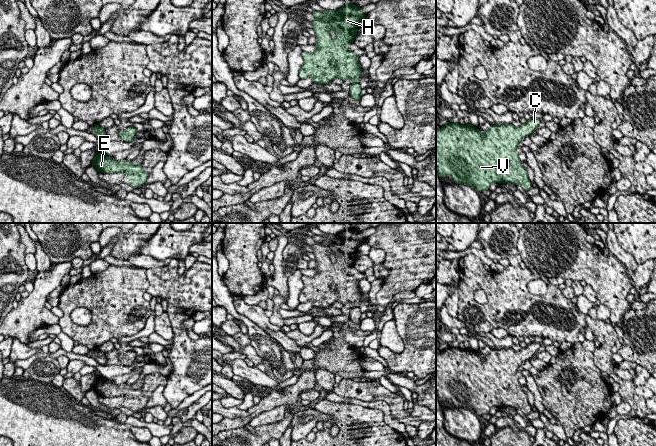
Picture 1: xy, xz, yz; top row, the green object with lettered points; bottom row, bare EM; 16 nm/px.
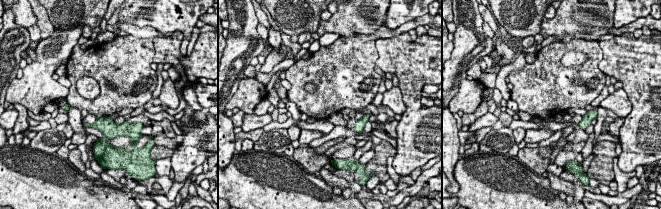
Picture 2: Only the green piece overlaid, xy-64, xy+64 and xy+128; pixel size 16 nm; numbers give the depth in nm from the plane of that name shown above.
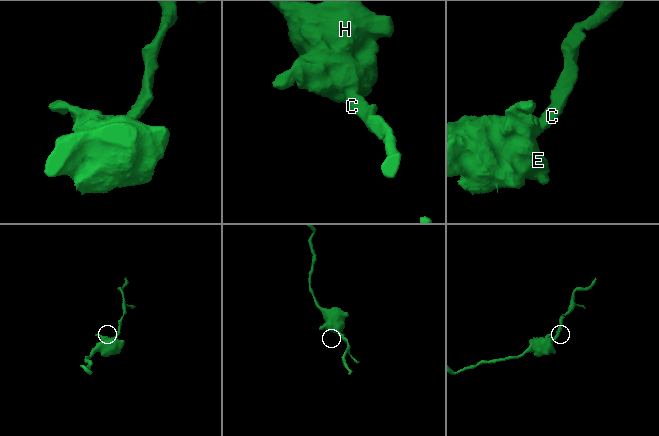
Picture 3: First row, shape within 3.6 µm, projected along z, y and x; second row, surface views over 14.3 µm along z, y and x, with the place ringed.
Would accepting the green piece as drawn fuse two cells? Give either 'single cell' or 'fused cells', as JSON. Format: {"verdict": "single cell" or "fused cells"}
{"verdict": "single cell"}

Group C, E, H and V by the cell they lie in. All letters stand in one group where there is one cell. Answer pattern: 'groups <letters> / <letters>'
groups C E H V

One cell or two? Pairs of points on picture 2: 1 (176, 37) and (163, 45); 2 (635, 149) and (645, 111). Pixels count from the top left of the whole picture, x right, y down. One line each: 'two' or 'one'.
1: one
2: one

